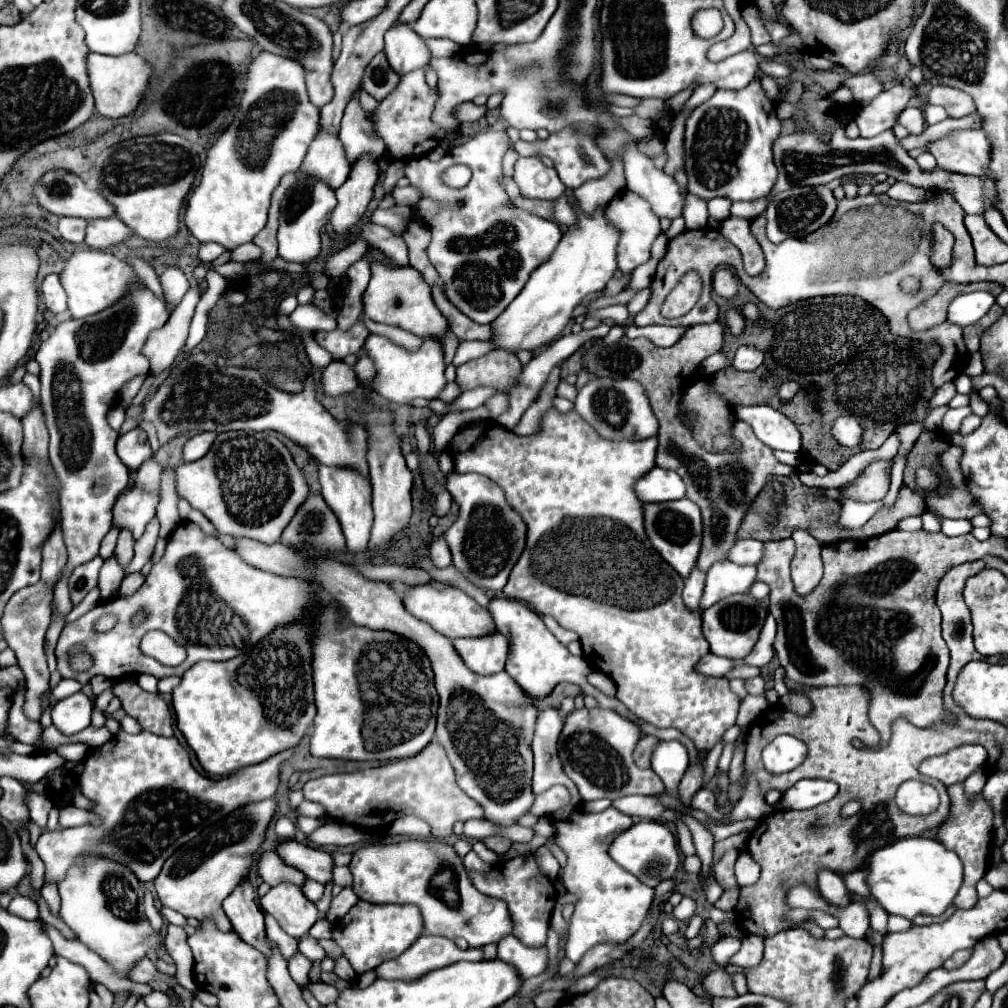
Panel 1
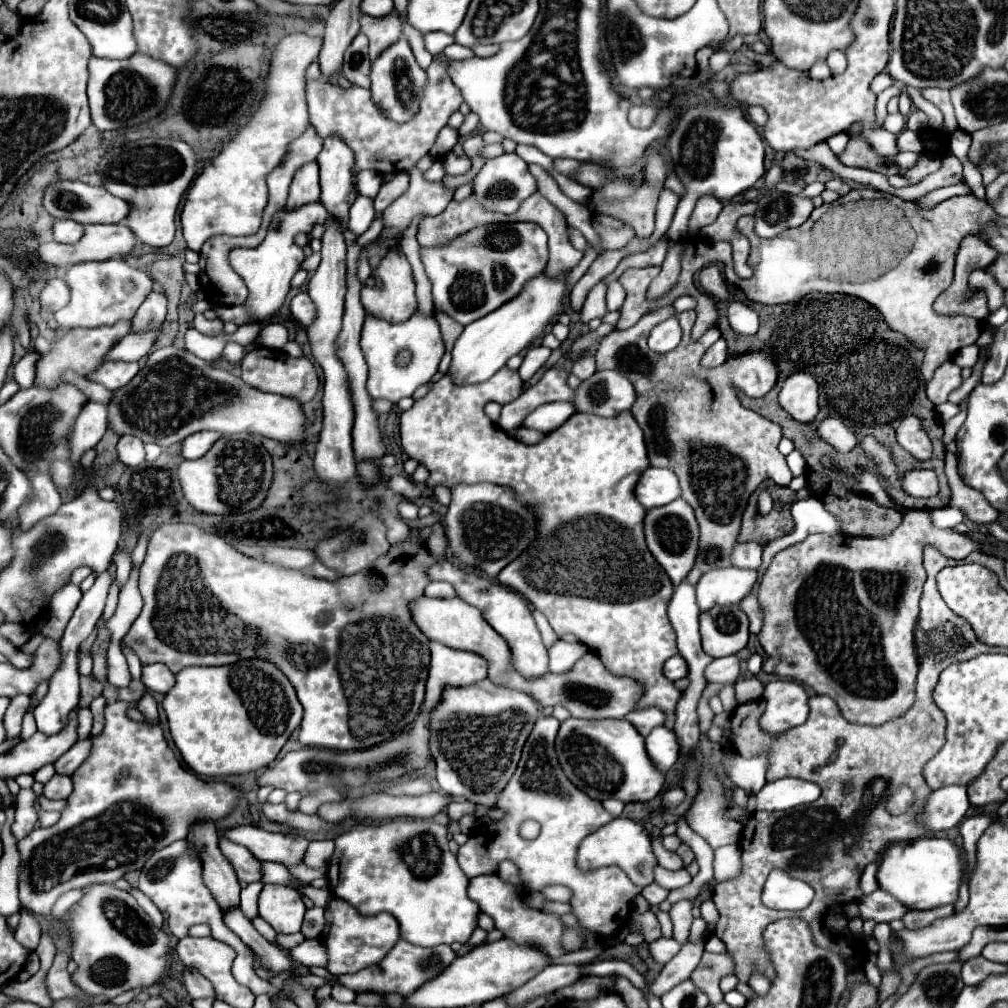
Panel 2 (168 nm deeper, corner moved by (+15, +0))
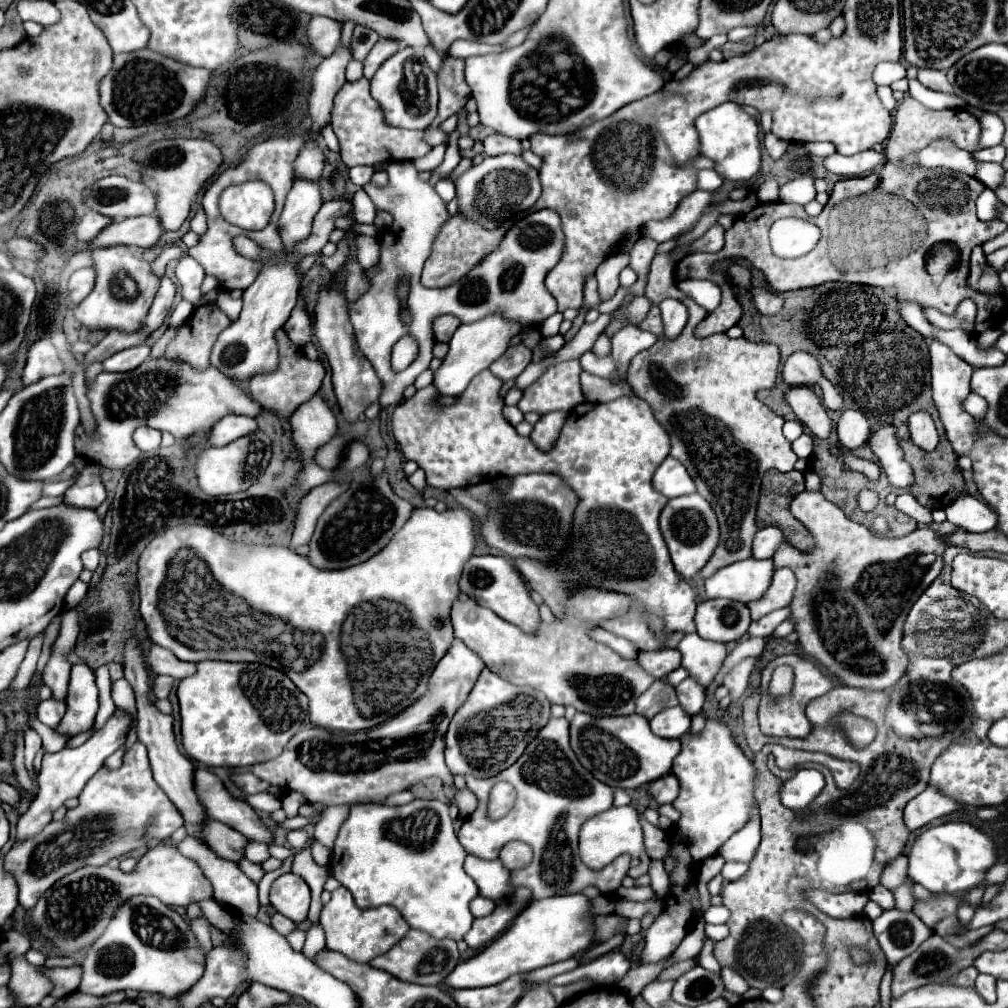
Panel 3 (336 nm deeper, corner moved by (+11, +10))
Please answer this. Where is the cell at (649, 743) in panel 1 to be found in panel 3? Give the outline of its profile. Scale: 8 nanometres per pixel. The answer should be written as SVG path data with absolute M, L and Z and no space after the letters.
M655 680L651 684L651 688L639 696L637 700L637 708L635 712L645 716L647 720L651 720L657 712L677 706L677 696L675 696L675 688L671 684L665 684L661 680Z

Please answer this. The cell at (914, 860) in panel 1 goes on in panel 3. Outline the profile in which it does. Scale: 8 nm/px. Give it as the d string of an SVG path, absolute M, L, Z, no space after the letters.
M947 822L939 826L931 826L921 836L917 836L907 852L907 878L915 884L925 886L929 892L961 892L979 884L987 870L997 860L997 850L993 838L983 834L981 830L973 828L965 822Z

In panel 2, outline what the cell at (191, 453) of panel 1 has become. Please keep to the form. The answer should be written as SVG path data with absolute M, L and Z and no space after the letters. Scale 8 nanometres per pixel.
M207 430L207 432L197 432L189 438L185 438L183 442L183 456L187 460L195 460L195 458L201 458L205 456L211 446L221 438L223 434L221 432L213 432L213 430Z

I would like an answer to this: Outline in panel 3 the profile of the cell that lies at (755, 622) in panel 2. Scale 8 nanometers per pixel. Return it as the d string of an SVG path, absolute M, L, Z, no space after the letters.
M781 568L773 574L771 586L767 588L765 596L761 600L755 600L753 604L747 604L751 610L751 618L763 618L773 610L785 608L791 602L795 590L795 576L789 568Z

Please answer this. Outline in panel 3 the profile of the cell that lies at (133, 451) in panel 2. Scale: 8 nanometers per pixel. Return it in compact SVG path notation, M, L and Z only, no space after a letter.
M139 426L133 434L133 440L141 452L149 452L161 444L161 432L153 430L149 426Z

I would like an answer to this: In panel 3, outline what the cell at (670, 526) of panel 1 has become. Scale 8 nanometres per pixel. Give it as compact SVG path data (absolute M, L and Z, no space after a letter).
M697 492L681 496L681 498L671 498L665 504L665 508L661 510L659 528L661 528L663 540L669 548L673 566L683 578L691 578L693 574L697 574L703 568L703 564L709 560L709 556L713 554L717 540L719 540L717 516L711 510L709 502L705 498L701 498Z

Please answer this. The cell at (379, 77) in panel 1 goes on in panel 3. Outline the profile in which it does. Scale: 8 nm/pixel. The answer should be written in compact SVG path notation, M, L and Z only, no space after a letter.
M355 26L353 30L353 38L351 38L351 50L353 50L353 58L363 62L367 58L367 54L371 52L373 44L379 40L377 32L365 28L365 26Z

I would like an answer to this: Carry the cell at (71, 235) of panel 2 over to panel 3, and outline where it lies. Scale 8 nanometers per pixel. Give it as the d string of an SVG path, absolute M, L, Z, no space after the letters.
M87 212L79 222L77 222L77 240L79 242L89 242L91 238L95 238L107 224L111 224L113 220L107 216L101 216L97 212Z

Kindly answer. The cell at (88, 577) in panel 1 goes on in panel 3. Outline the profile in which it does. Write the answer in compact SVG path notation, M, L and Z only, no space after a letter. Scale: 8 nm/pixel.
M87 550L87 552L83 552L81 554L81 560L83 560L83 568L85 570L95 570L97 568L97 564L99 564L99 550Z

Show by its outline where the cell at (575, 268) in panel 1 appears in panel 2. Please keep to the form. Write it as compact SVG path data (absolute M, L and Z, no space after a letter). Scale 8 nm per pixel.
M541 274L533 278L517 298L509 300L499 310L467 324L451 352L453 360L449 366L449 376L453 384L465 386L465 384L485 382L497 370L501 370L511 356L521 354L537 336L545 332L551 316L559 312L563 292L565 292L565 276L557 280L549 280Z

